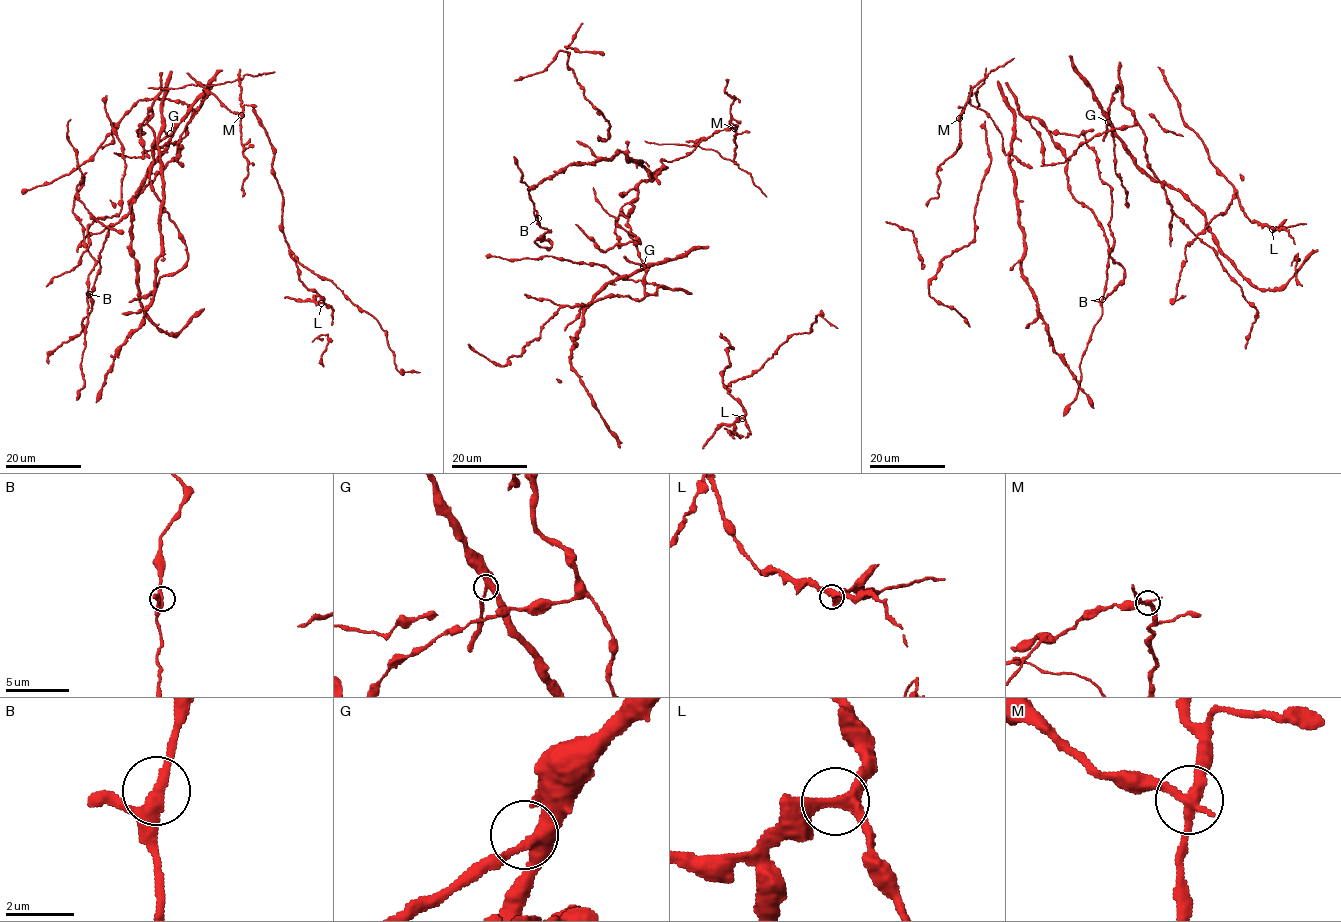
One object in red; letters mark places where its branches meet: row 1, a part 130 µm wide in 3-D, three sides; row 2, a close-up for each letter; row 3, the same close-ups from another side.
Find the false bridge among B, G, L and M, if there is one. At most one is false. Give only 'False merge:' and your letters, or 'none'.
False merge: M

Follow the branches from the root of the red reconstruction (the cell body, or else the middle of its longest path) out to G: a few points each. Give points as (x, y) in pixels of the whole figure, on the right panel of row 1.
G: (1127, 126), (1138, 125), (1145, 135), (1146, 161), (1158, 180), (1136, 165), (1108, 122)

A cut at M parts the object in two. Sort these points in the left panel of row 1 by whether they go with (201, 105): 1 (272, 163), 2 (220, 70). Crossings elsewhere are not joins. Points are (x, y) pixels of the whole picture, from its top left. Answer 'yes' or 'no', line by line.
1: yes
2: yes

